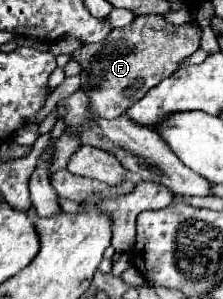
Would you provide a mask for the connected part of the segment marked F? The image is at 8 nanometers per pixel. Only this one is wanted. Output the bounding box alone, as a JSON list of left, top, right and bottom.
[72,16,202,118]

